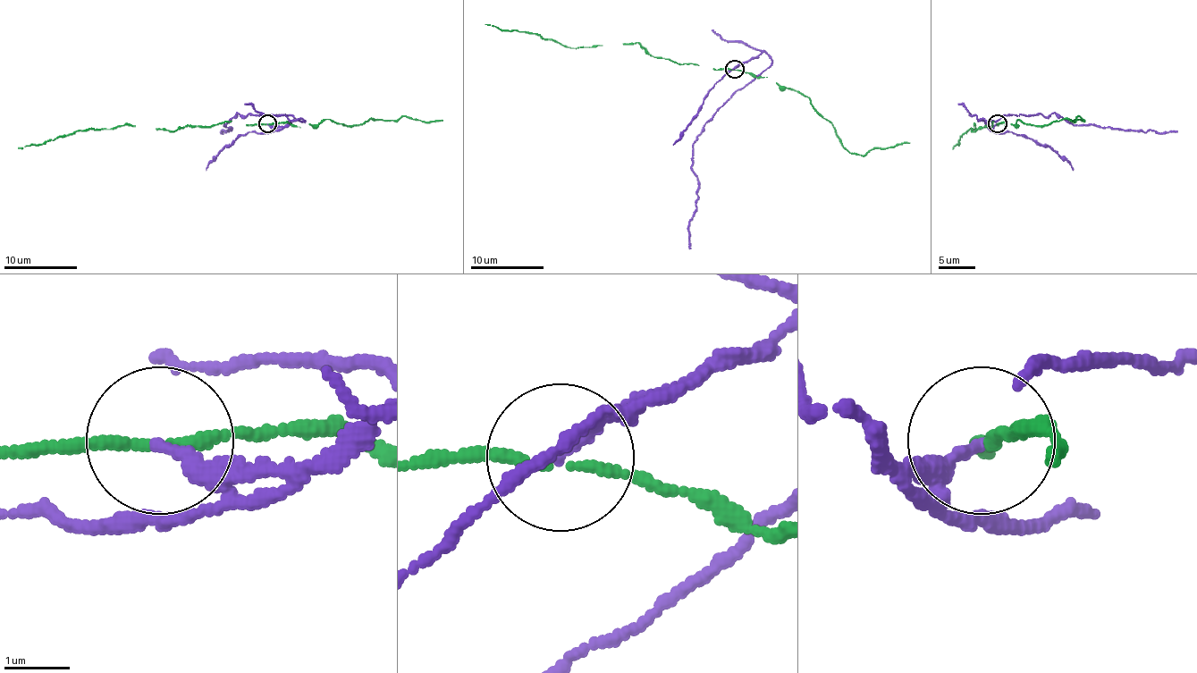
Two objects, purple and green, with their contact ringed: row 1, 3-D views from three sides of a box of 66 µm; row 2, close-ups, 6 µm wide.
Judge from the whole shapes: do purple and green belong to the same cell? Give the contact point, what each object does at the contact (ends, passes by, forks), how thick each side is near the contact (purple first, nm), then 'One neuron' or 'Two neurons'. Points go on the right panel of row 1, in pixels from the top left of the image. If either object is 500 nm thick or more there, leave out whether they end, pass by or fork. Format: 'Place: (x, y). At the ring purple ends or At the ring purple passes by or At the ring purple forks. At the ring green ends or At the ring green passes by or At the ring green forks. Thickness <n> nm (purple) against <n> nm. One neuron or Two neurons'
Place: (997, 123). At the ring purple ends. At the ring green passes by. Thickness 190 nm (purple) against 130 nm. Two neurons

